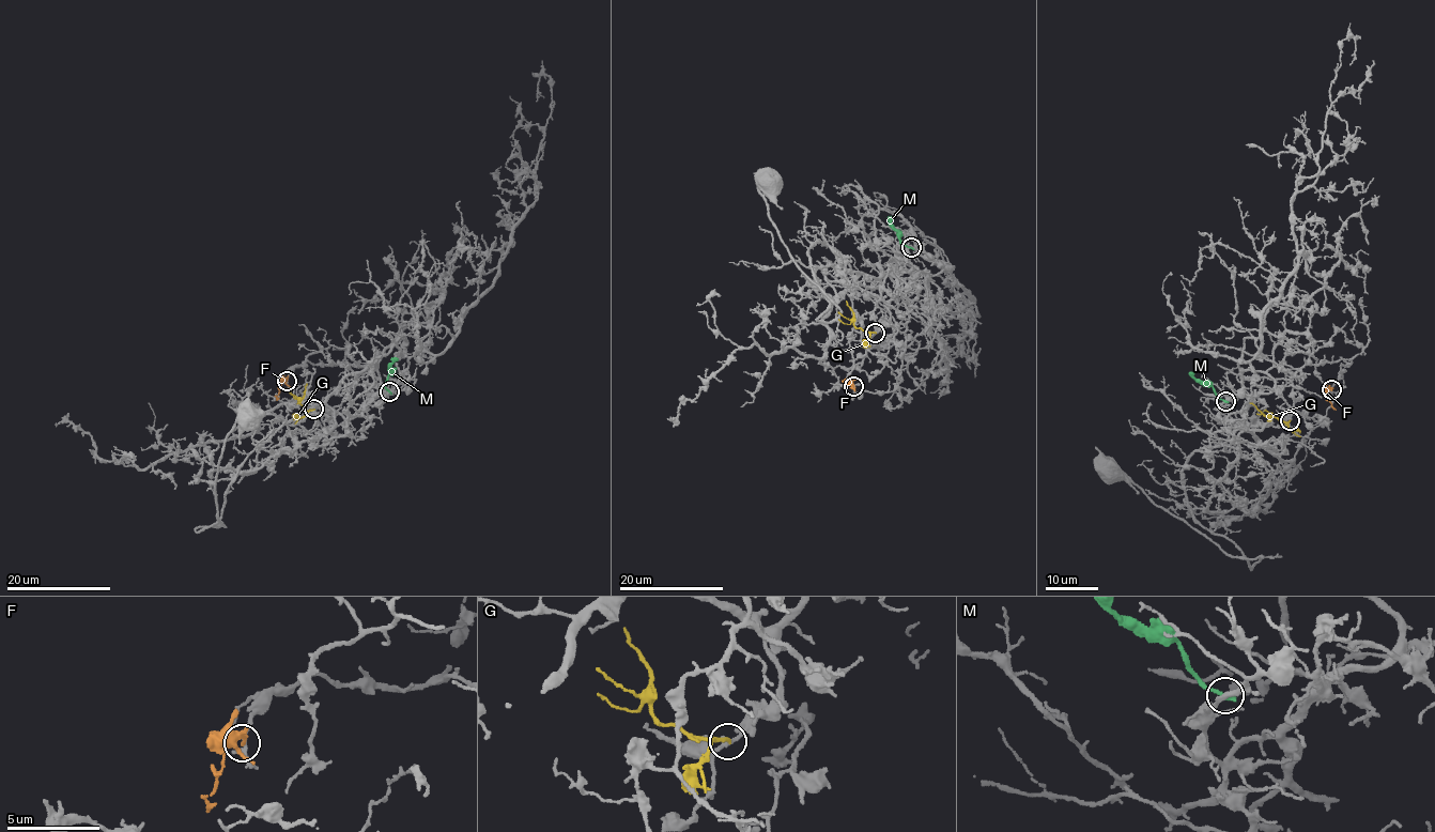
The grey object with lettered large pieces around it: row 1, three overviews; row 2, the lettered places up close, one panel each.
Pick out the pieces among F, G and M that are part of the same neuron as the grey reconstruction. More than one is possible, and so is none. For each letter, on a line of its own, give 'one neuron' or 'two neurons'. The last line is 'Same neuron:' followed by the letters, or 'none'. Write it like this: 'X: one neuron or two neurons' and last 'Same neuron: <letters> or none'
F: two neurons
G: one neuron
M: two neurons
Same neuron: G

